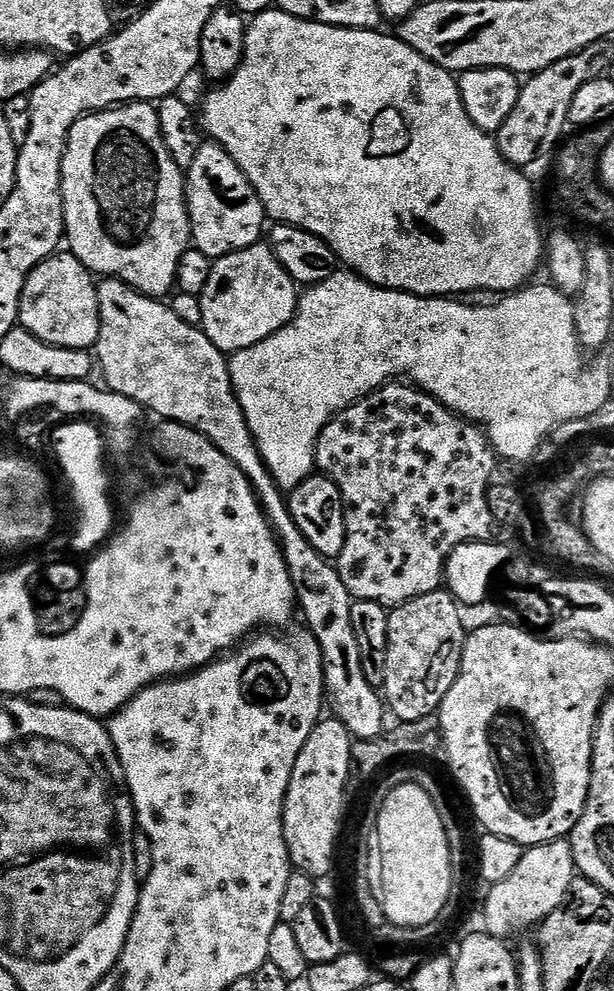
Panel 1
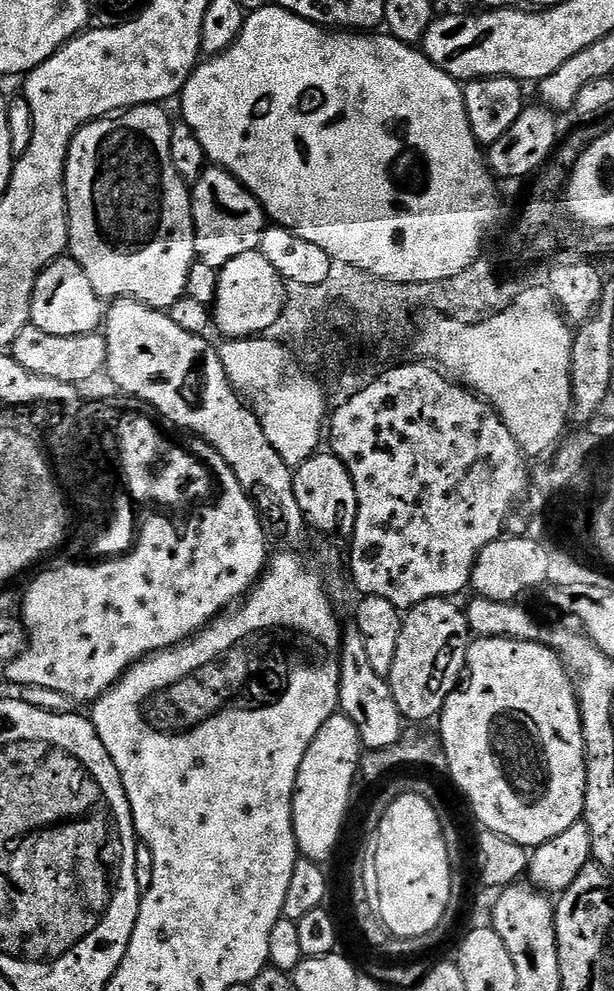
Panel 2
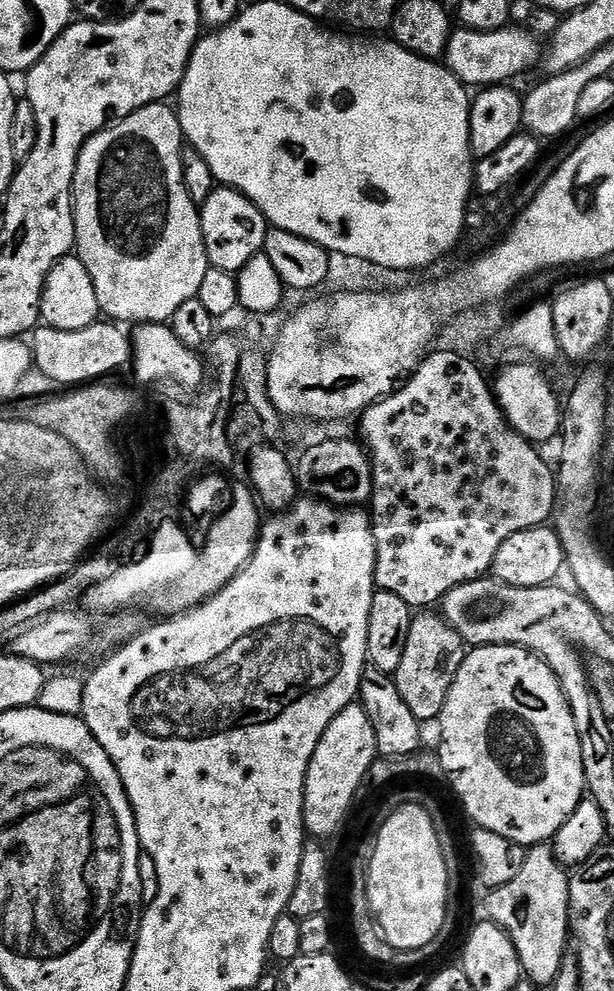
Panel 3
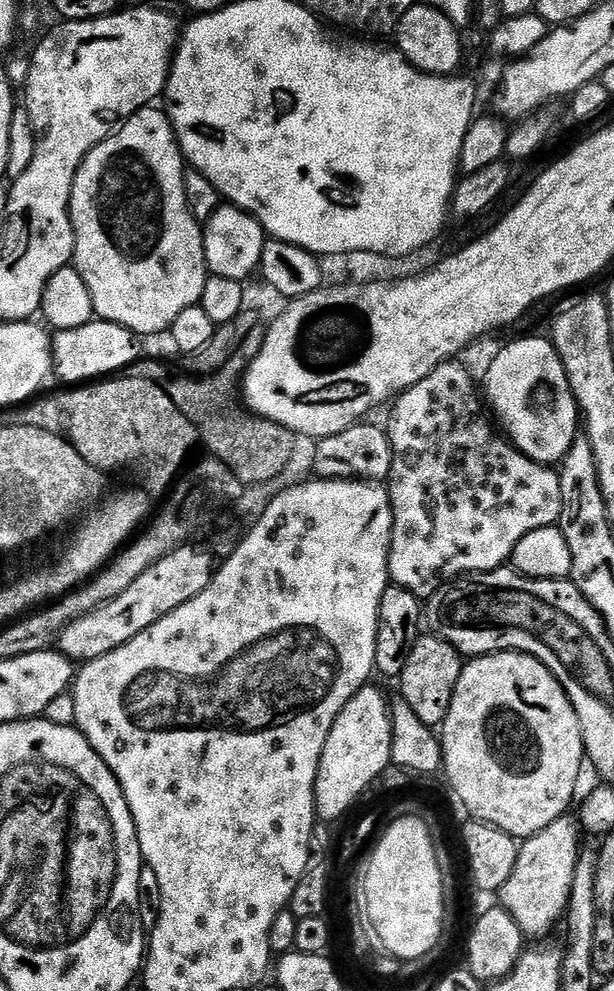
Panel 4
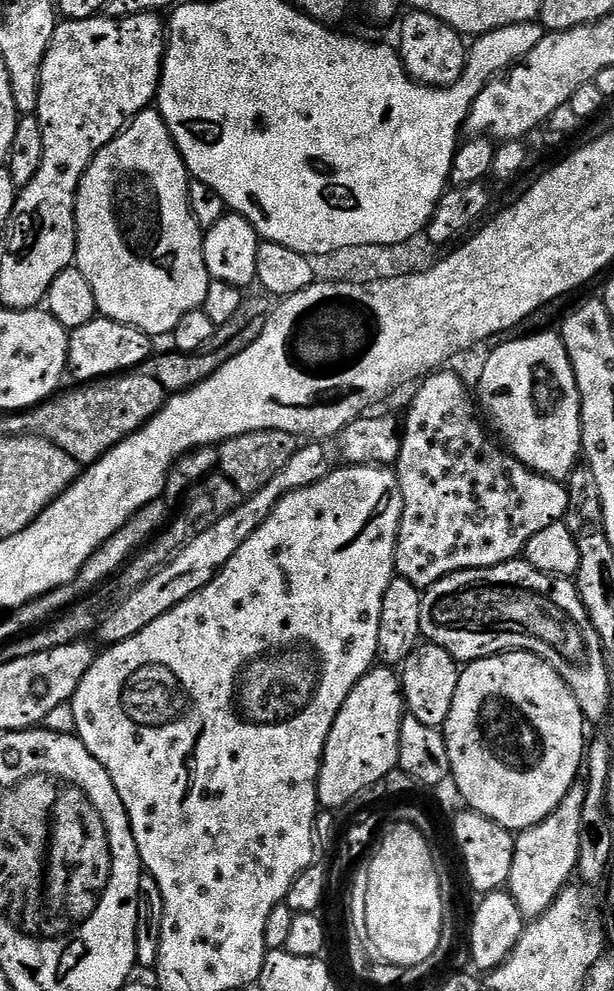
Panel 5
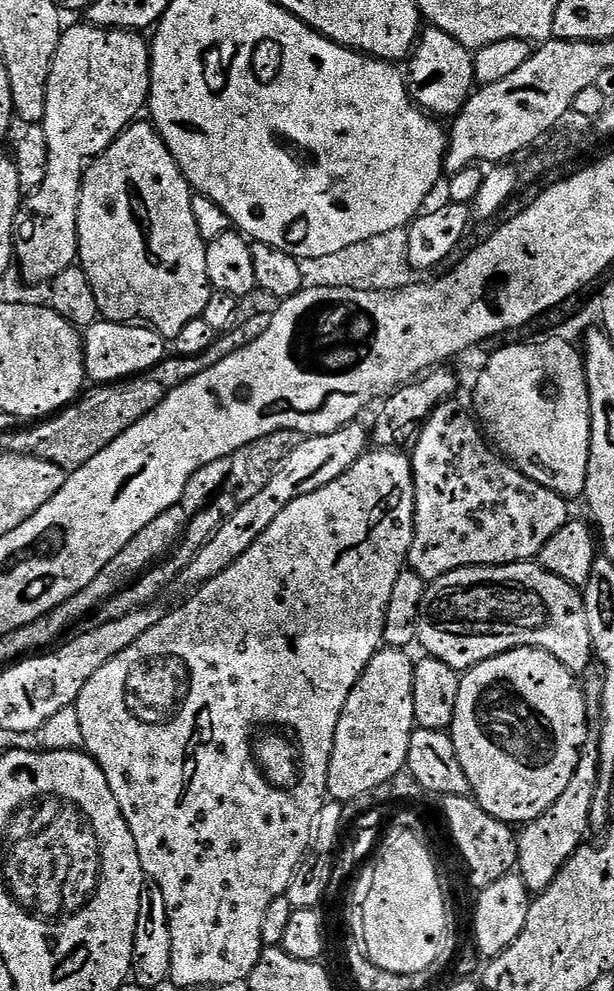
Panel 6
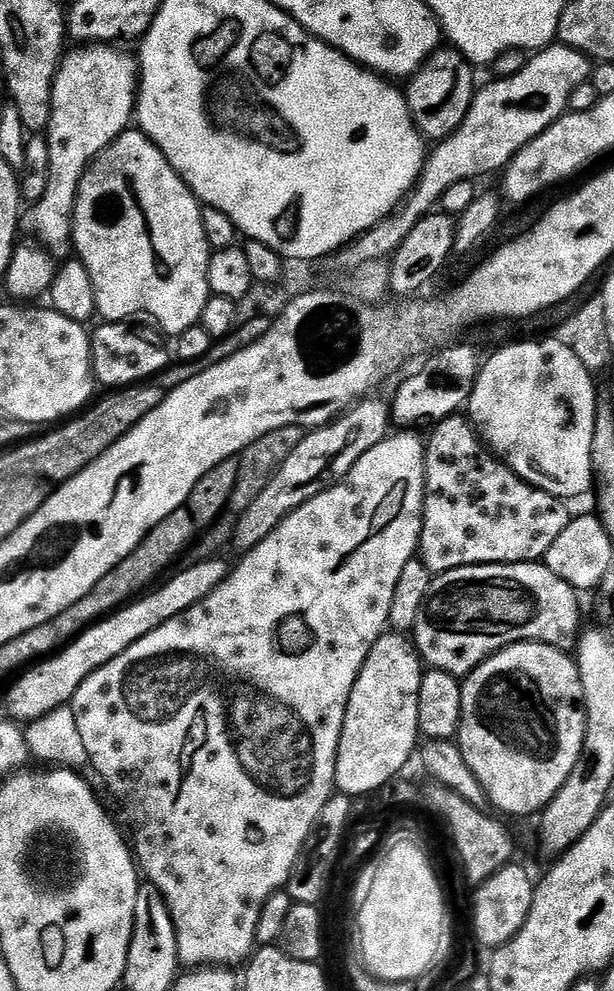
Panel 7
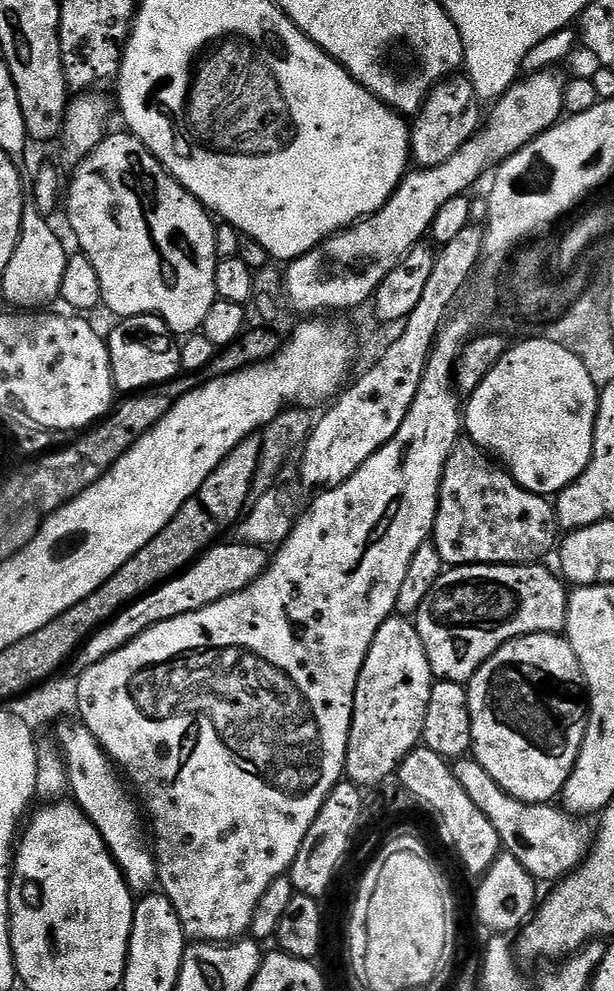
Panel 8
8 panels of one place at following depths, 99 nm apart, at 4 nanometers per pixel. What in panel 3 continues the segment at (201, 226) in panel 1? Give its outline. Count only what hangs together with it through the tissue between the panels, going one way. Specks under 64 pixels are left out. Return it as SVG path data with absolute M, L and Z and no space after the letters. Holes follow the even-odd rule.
M216 186L204 203L199 205L199 210L204 249L211 267L238 274L246 266L246 262L261 255L264 237L268 235L270 225L245 196L232 188Z

